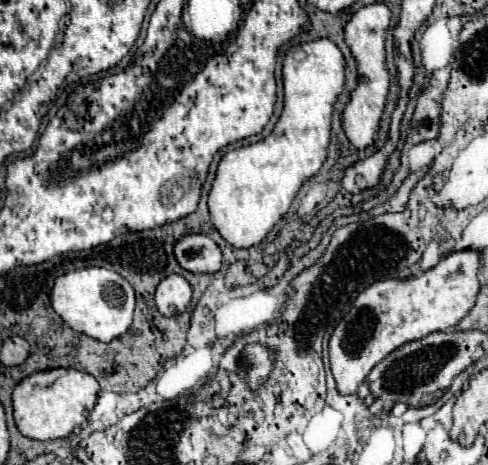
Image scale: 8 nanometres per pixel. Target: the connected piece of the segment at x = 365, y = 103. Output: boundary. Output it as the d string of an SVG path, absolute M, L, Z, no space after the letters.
M372 3L360 7L352 19L344 27L344 39L350 47L356 65L358 65L358 83L350 93L350 101L342 111L342 129L350 143L358 149L368 147L374 141L374 133L378 129L378 121L384 109L384 101L388 95L388 71L386 71L386 53L384 53L384 33L390 25L390 9L382 3Z

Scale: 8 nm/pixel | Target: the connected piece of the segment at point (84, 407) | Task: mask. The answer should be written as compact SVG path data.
M46 369L24 377L12 393L14 405L14 421L18 431L24 437L50 441L58 437L70 435L74 429L84 425L90 409L96 403L98 395L98 381L90 373L82 373L78 369Z

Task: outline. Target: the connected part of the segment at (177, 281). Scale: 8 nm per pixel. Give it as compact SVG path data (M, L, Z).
M168 275L156 287L156 307L162 315L174 317L186 309L192 299L192 287L182 275Z

